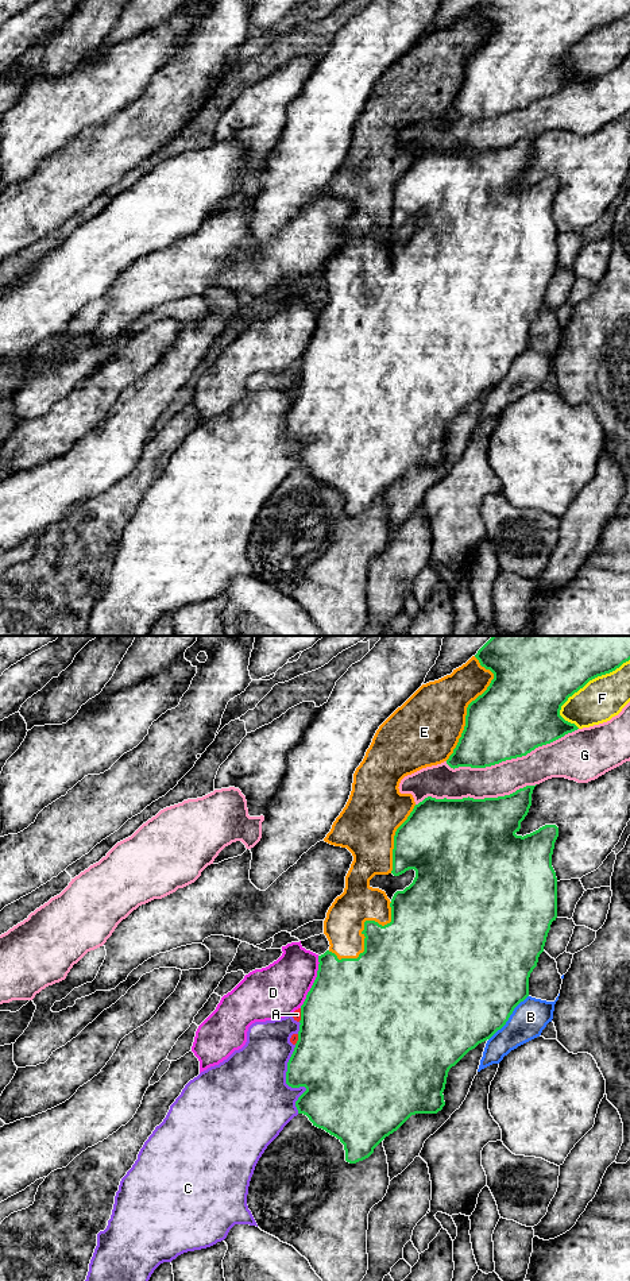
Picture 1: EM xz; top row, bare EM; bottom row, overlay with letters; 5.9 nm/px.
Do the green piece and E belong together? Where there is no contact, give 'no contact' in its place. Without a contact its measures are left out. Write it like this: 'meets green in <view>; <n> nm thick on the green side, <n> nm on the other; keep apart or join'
meets green in xz; 380 nm thick on the green side, 240 nm on the other; join

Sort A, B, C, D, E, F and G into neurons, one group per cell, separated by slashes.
A / B / C / D / E / F / G

